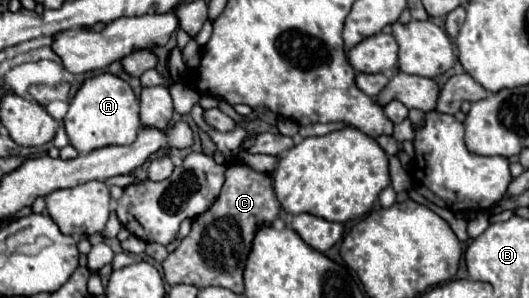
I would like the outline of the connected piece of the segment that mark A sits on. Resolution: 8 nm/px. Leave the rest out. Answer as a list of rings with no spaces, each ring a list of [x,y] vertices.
[[[111,73],[91,77],[73,97],[71,107],[63,119],[63,127],[69,135],[71,145],[83,155],[107,145],[129,145],[137,139],[141,127],[139,99],[129,83]]]

